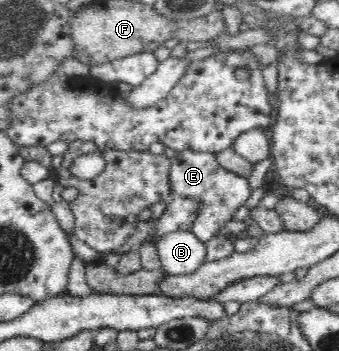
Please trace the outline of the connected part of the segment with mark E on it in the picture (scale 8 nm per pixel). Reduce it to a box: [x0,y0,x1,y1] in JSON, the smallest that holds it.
[170,150,251,243]

